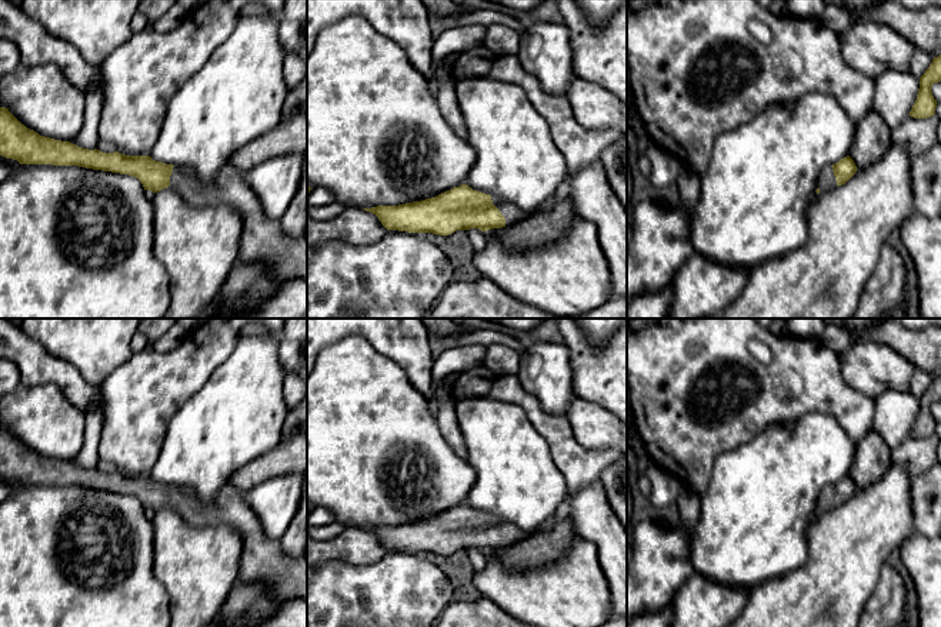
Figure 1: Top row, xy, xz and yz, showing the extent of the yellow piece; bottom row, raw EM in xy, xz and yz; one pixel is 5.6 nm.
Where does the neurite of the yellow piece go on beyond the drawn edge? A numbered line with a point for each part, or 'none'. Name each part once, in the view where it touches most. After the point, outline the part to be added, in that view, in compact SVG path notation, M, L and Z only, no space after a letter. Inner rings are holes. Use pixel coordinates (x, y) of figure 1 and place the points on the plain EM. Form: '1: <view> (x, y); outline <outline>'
1: xz (511, 534); outline M491 516L491 520L493 520L493 524L504 536L505 547L513 546L513 544L515 544L518 541L523 541L524 538L533 537L535 533L548 531L548 530L551 530L557 524L557 520L554 517L551 517L544 524L541 524L535 531L525 533L525 531L521 531L520 528L505 523L505 521L498 520L494 516Z

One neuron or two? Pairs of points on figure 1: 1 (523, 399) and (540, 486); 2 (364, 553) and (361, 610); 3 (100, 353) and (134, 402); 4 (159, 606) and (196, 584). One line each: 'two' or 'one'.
1: two
2: two
3: two
4: two

